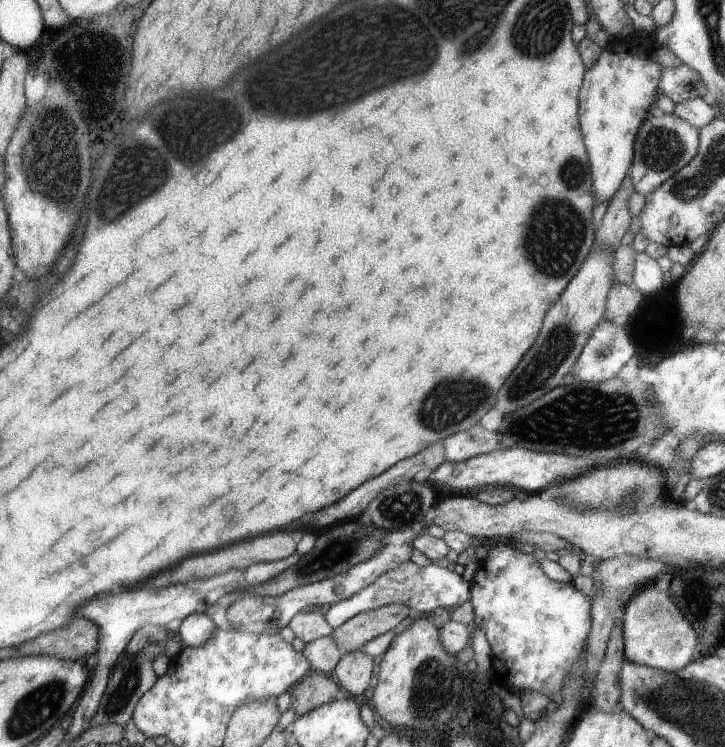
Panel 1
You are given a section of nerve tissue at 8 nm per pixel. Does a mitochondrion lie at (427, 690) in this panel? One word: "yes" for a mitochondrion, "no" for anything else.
yes

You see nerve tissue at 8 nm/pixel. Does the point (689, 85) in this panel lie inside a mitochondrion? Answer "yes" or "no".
yes

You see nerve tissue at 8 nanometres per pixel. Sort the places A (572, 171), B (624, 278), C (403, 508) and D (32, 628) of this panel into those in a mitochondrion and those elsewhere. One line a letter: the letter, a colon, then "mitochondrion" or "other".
A: mitochondrion
B: other
C: mitochondrion
D: other

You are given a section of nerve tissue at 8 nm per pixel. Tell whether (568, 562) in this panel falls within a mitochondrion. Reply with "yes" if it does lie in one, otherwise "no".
no

